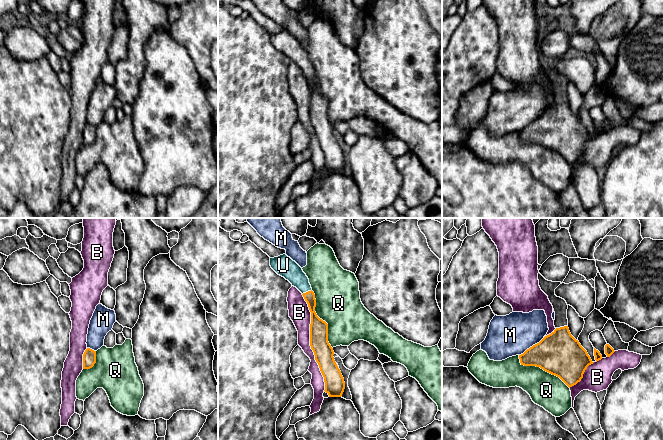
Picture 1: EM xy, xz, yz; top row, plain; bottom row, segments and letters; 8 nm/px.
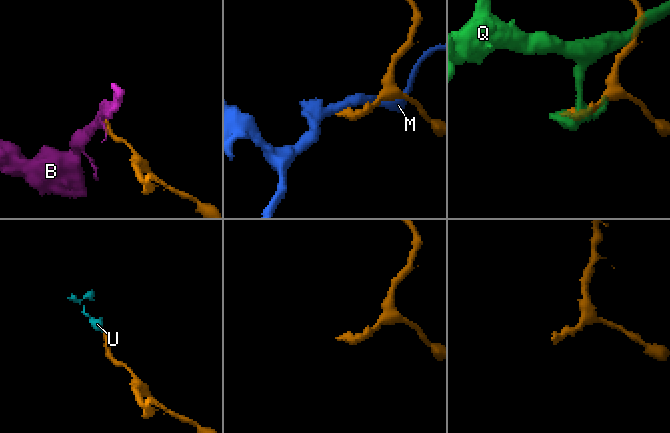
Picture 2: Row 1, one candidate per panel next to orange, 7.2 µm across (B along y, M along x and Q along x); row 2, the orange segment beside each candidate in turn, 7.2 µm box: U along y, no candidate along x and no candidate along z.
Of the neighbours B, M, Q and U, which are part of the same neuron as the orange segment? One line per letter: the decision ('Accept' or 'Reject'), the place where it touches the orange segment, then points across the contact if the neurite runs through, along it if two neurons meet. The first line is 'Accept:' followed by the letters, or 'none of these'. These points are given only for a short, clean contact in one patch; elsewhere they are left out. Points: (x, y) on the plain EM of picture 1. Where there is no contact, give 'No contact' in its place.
Accept: U
B: Reject. Touches orange at xz (310, 118)
M: Reject. Touches orange at yz (532, 122)
Q: Reject. Touches orange at xz (321, 95)
U: Accept. Touches orange at xz (306, 68). Path across: xz (309, 72), (306, 68), (302, 59), (290, 46)

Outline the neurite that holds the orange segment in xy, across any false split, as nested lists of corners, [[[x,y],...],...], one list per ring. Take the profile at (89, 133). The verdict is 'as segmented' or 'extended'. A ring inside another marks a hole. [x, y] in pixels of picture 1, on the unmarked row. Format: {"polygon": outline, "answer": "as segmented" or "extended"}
{"polygon": [[[87,124],[83,130],[83,145],[90,145],[96,139],[96,127]]], "answer": "as segmented"}

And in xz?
{"polygon": [[[286,30],[270,34],[270,42],[278,51],[296,63],[307,78],[311,88],[310,122],[324,153],[324,167],[329,173],[341,173],[345,165],[344,154],[334,136],[333,124],[328,118],[328,100],[315,88],[316,75],[308,53],[302,44]]], "answer": "extended"}

